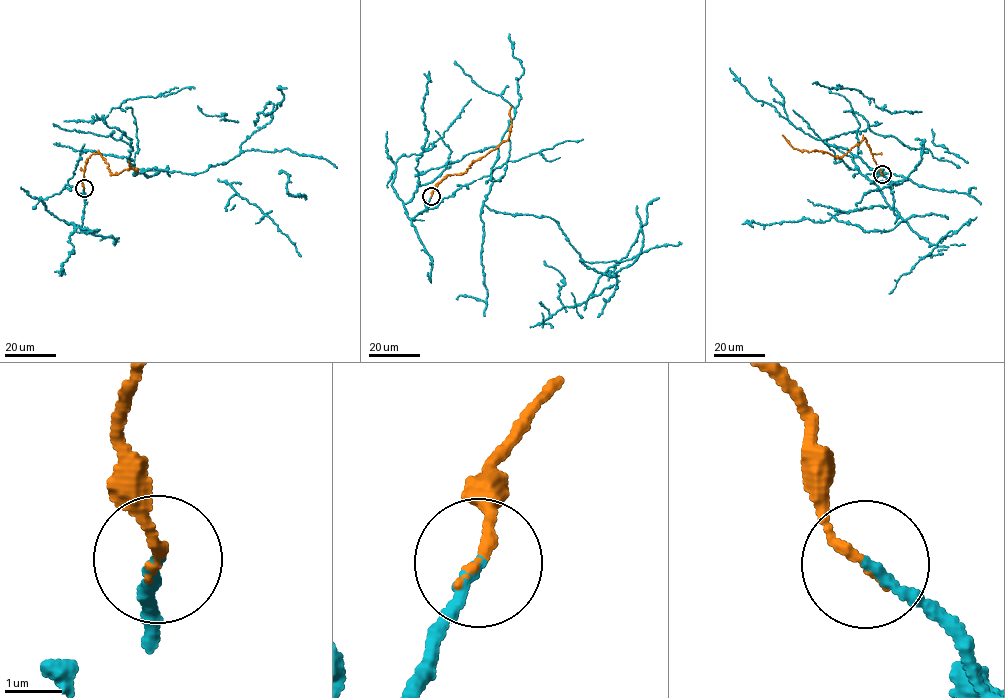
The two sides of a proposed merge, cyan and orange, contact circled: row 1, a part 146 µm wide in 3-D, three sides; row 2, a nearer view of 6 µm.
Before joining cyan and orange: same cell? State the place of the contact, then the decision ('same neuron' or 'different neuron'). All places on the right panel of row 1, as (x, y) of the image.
place (882, 174); same neuron

